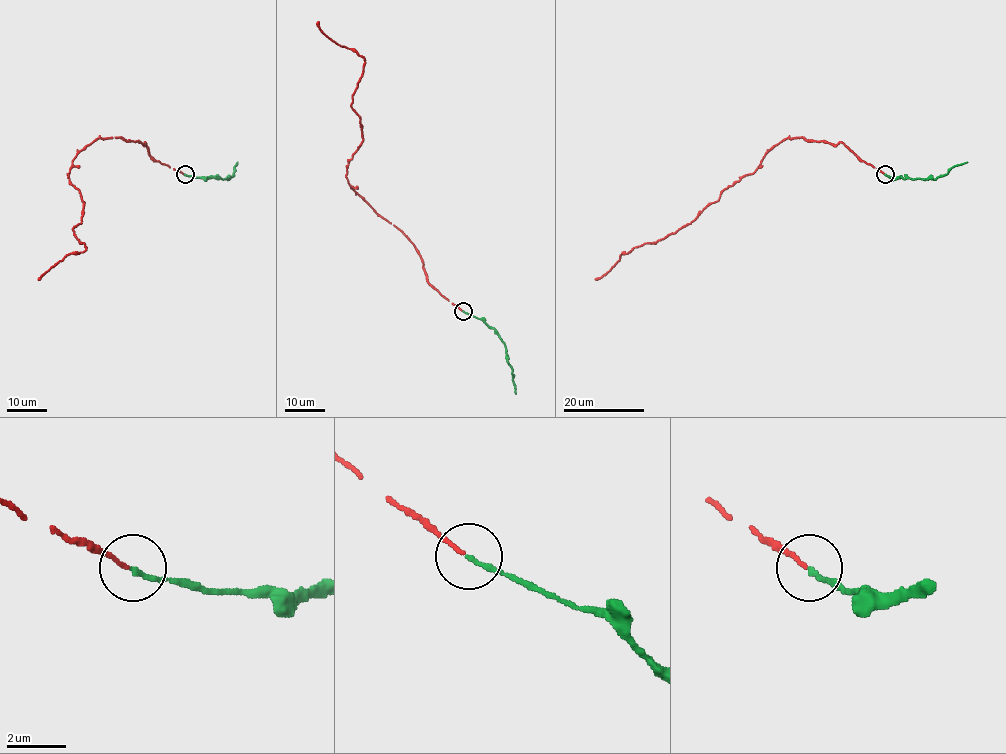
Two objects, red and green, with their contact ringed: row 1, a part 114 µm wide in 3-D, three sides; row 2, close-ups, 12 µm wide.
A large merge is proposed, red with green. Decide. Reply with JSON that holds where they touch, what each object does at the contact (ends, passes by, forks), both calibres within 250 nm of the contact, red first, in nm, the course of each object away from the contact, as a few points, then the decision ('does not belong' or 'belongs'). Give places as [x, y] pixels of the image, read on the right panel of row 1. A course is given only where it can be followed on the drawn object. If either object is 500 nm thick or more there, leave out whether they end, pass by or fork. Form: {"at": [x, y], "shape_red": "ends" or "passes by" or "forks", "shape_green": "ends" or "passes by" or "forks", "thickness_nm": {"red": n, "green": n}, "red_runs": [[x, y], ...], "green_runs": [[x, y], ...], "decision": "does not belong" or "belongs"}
{"at": [885, 174], "shape_red": "ends", "shape_green": "ends", "thickness_nm": {"red": 110, "green": 150}, "red_runs": [[884, 174], [840, 142], [786, 138], [691, 222], [622, 253], [595, 279]], "green_runs": [[885, 174], [889, 177], [935, 179], [967, 162]], "decision": "belongs"}

